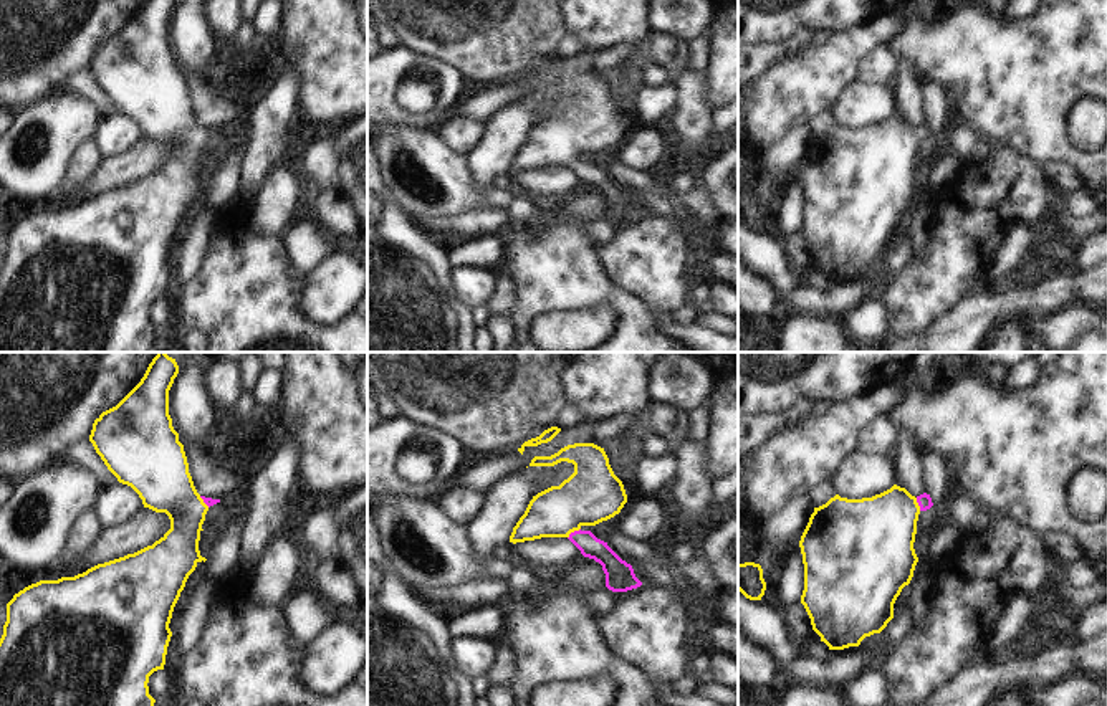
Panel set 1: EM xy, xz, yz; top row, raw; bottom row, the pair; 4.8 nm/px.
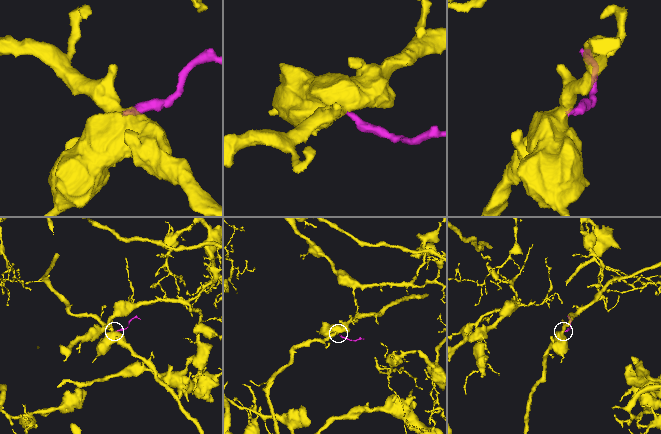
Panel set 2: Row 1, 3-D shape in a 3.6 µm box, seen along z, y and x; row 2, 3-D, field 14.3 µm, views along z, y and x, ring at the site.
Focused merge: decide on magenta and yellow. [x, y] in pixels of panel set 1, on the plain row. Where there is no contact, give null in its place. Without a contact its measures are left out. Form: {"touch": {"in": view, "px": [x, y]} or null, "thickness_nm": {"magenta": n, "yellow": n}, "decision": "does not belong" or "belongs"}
{"touch": {"in": "xz", "px": [575, 161]}, "thickness_nm": {"magenta": 110, "yellow": 280}, "decision": "belongs"}

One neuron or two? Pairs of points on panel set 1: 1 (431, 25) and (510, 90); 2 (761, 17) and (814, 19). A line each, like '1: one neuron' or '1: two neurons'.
1: two neurons
2: one neuron

